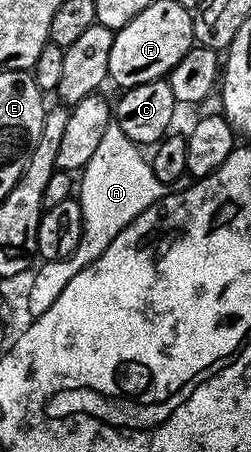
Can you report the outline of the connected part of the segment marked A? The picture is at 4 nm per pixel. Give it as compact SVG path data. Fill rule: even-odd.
M110 124L107 132L103 132L103 140L99 140L99 148L87 160L84 170L79 174L79 201L83 212L83 236L79 248L71 252L63 260L54 262L42 261L37 271L34 269L33 283L29 286L29 310L30 315L36 316L47 312L63 288L87 264L99 260L103 252L107 252L107 244L127 228L127 224L134 222L144 210L155 205L160 198L167 193L166 183L160 182L151 168L149 158L141 155L142 147L132 142L116 124ZM81 190L81 194L80 194Z

